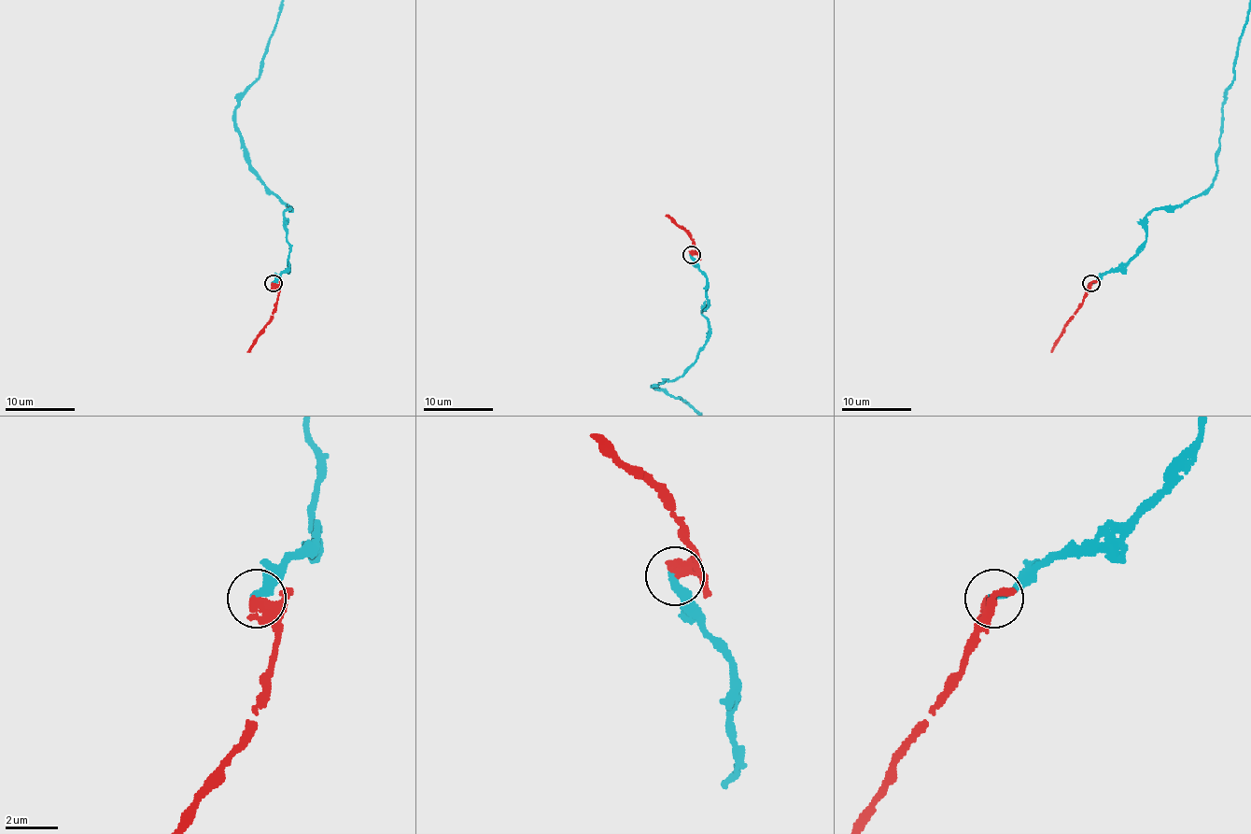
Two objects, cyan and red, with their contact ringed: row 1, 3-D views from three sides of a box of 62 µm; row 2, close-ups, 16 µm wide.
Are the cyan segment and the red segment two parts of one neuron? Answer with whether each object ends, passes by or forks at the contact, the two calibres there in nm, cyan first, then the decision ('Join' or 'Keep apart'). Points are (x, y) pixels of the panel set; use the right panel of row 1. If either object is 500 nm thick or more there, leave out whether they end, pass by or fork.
At the ring cyan ends. At the ring red passes by. Thickness 280 nm (cyan) against 280 nm. Join

